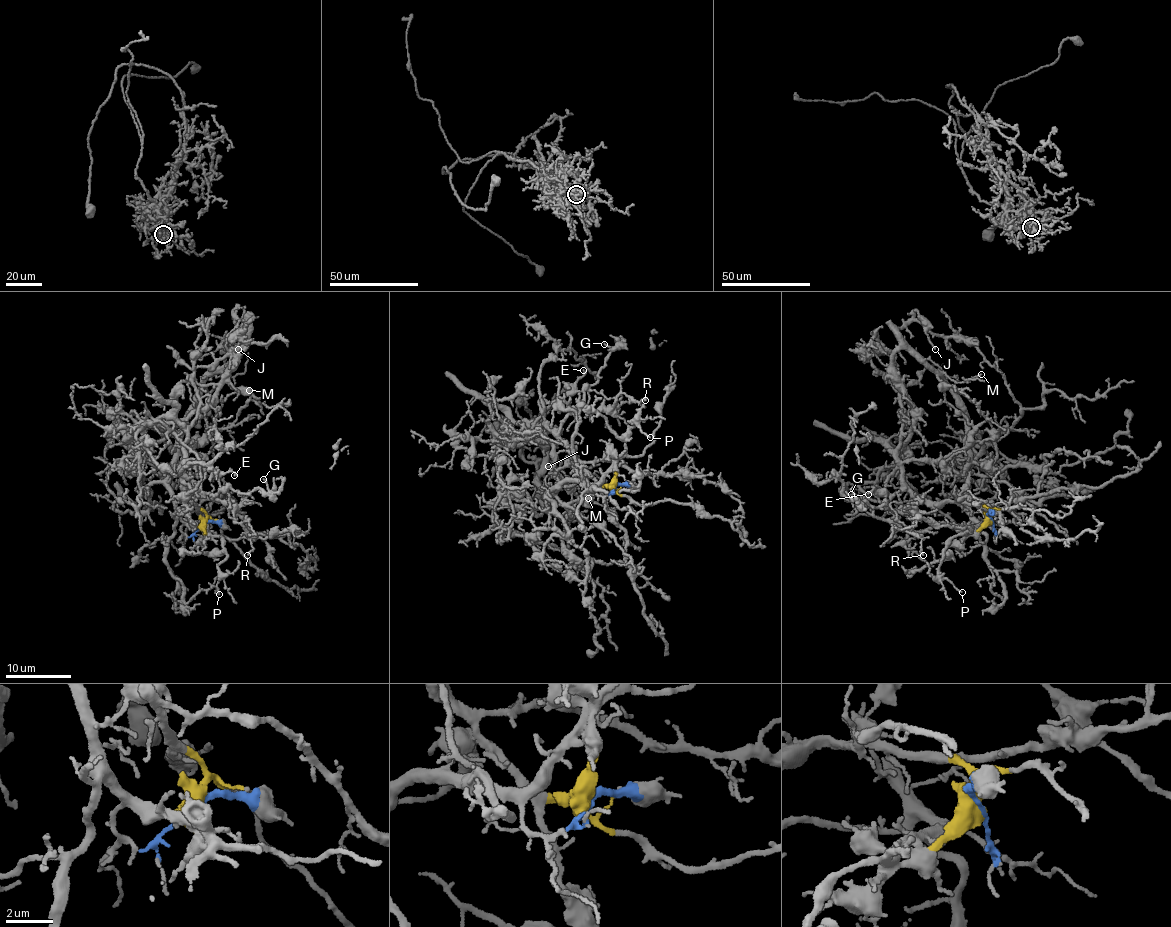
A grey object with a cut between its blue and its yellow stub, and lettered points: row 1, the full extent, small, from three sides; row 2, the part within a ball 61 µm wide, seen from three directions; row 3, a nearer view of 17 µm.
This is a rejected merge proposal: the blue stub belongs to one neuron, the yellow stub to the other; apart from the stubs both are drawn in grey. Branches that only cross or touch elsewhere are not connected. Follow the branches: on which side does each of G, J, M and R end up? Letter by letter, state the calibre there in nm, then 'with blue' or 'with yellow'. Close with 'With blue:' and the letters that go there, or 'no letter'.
G: 130 nm | with yellow
J: 100 nm | with blue
M: 120 nm | with blue
R: 130 nm | with yellow
With blue: J, M

